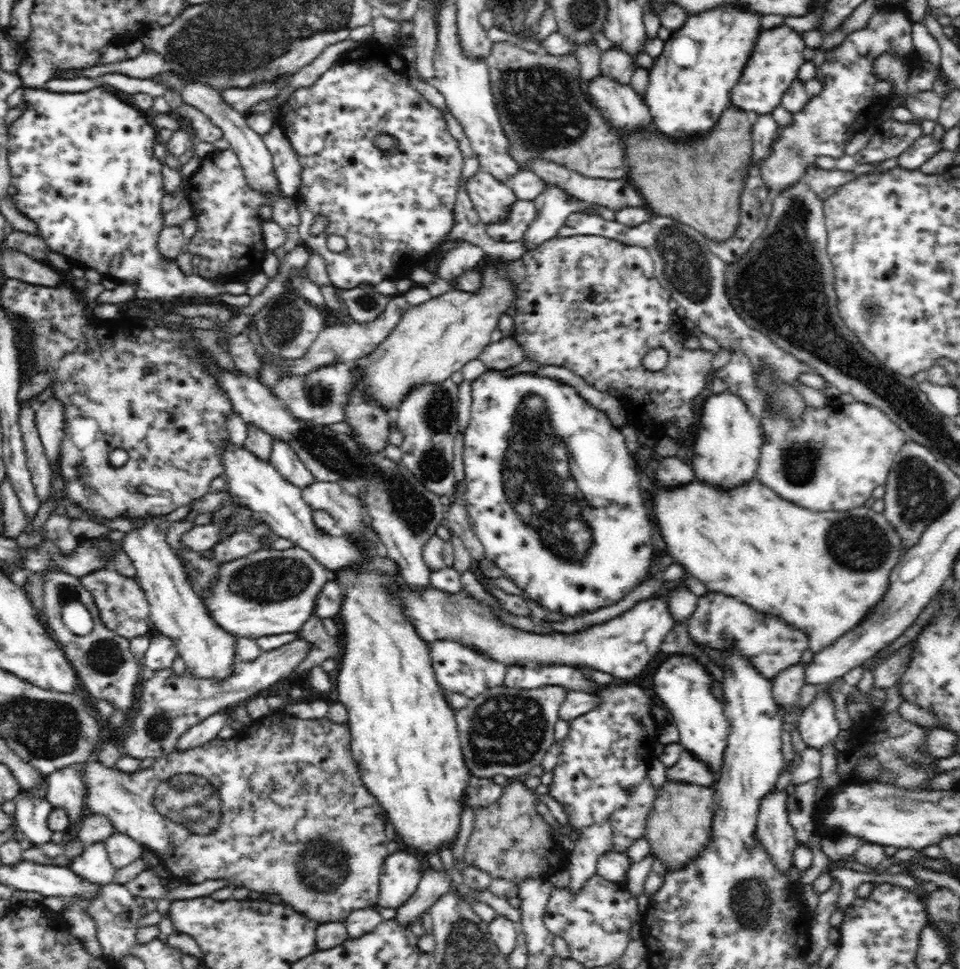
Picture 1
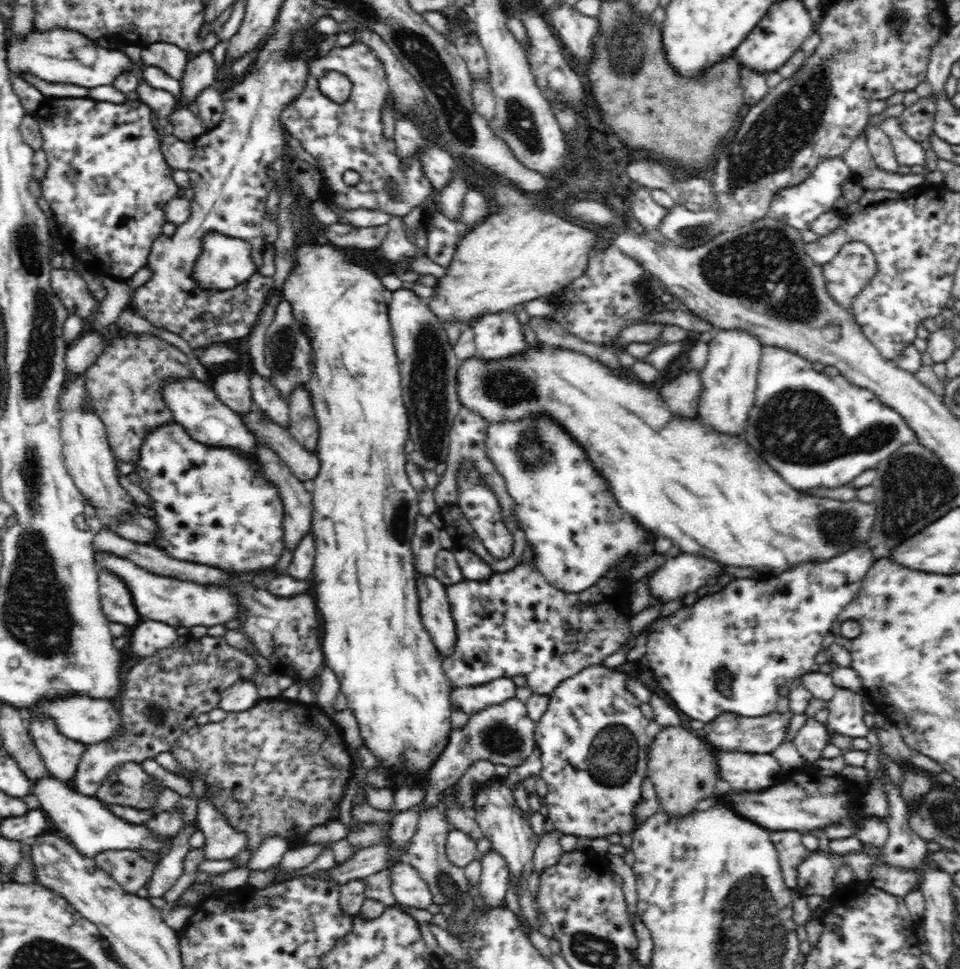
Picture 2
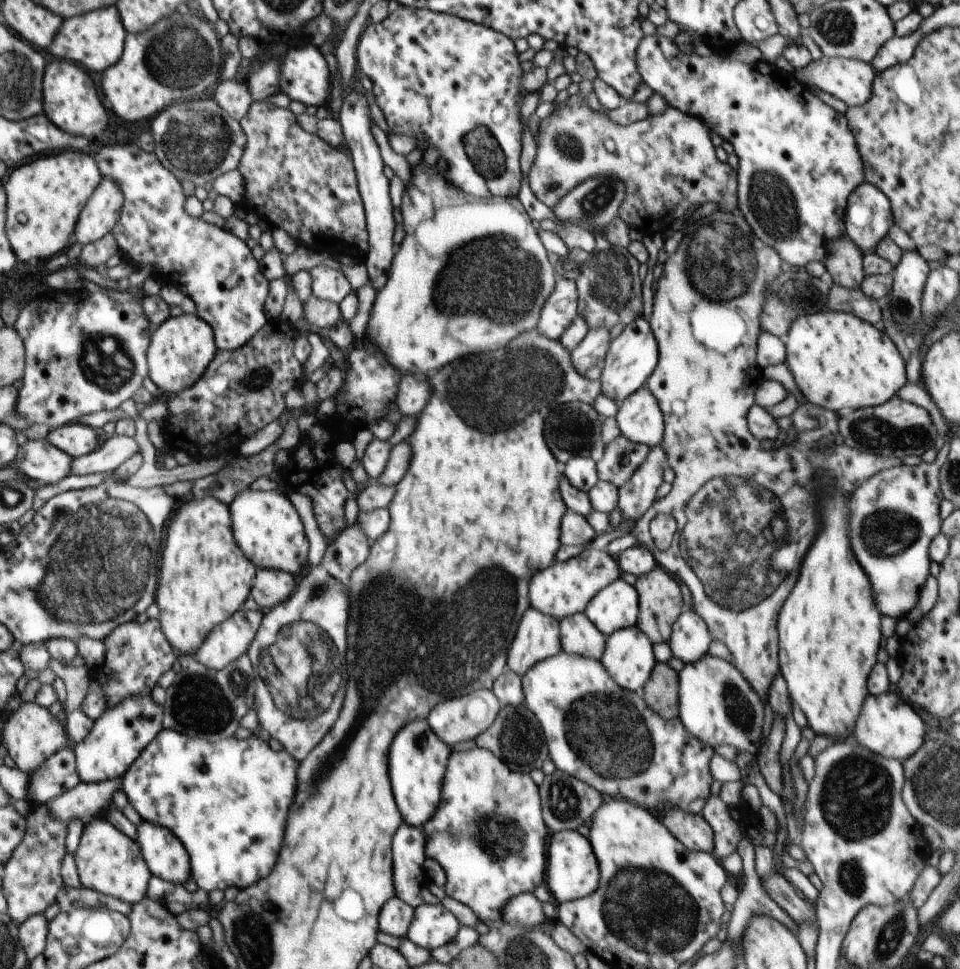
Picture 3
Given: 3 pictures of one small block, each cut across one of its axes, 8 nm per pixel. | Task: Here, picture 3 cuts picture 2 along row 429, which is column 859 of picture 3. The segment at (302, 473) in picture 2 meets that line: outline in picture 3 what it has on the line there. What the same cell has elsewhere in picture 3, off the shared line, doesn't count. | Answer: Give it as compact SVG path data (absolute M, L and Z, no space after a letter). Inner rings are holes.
M847 236L826 242L823 265L835 284L844 288L860 289L864 280L863 254Z

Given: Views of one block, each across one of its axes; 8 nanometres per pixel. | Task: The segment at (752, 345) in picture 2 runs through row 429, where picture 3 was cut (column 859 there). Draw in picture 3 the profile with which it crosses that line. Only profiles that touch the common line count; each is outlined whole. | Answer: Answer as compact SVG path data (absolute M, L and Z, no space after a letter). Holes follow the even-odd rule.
M885 692L878 696L868 695L854 724L854 738L860 746L880 756L905 761L914 756L916 750L924 744L926 736L924 721L915 712L913 706L899 698L894 692Z

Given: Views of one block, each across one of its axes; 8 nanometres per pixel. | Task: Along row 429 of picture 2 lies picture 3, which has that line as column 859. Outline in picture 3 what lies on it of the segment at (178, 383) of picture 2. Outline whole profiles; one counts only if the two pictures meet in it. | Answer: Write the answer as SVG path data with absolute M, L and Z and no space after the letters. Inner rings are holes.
M865 180L850 194L844 228L861 251L874 253L893 225L890 199L877 186Z

